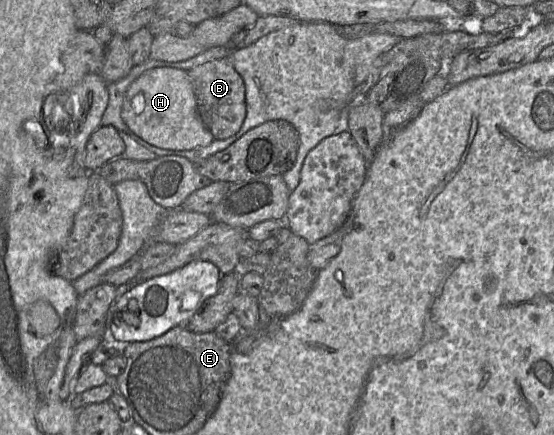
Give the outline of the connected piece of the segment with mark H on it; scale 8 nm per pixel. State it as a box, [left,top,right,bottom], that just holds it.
[121,67,214,150]

